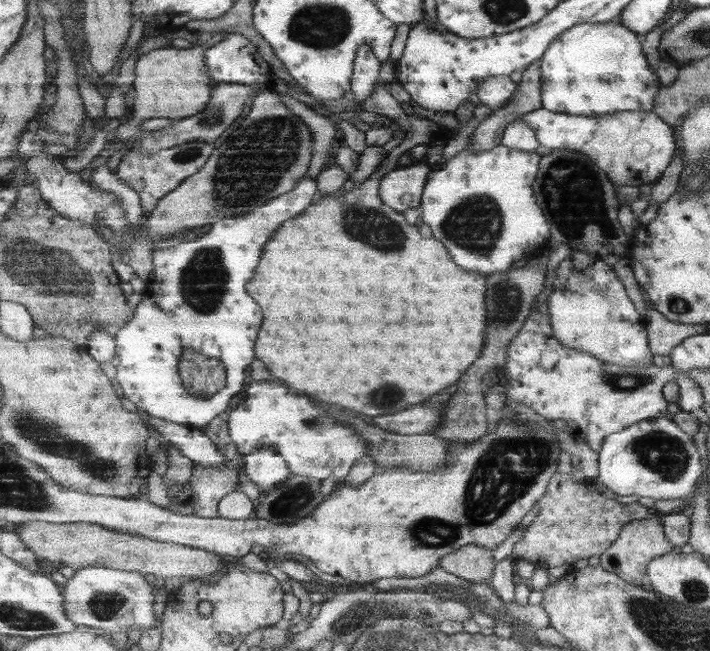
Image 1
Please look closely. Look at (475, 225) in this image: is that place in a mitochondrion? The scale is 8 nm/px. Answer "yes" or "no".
yes

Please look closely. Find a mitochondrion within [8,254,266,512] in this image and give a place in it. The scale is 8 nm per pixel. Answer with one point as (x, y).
(46, 437)

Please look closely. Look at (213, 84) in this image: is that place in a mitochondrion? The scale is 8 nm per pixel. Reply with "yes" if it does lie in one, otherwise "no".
no

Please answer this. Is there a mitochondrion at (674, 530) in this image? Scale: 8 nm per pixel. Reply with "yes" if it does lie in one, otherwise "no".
no

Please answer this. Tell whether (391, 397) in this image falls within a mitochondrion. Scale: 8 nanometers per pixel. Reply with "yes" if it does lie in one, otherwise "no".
yes

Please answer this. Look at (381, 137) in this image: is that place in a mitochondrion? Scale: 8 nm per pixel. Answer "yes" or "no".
no

